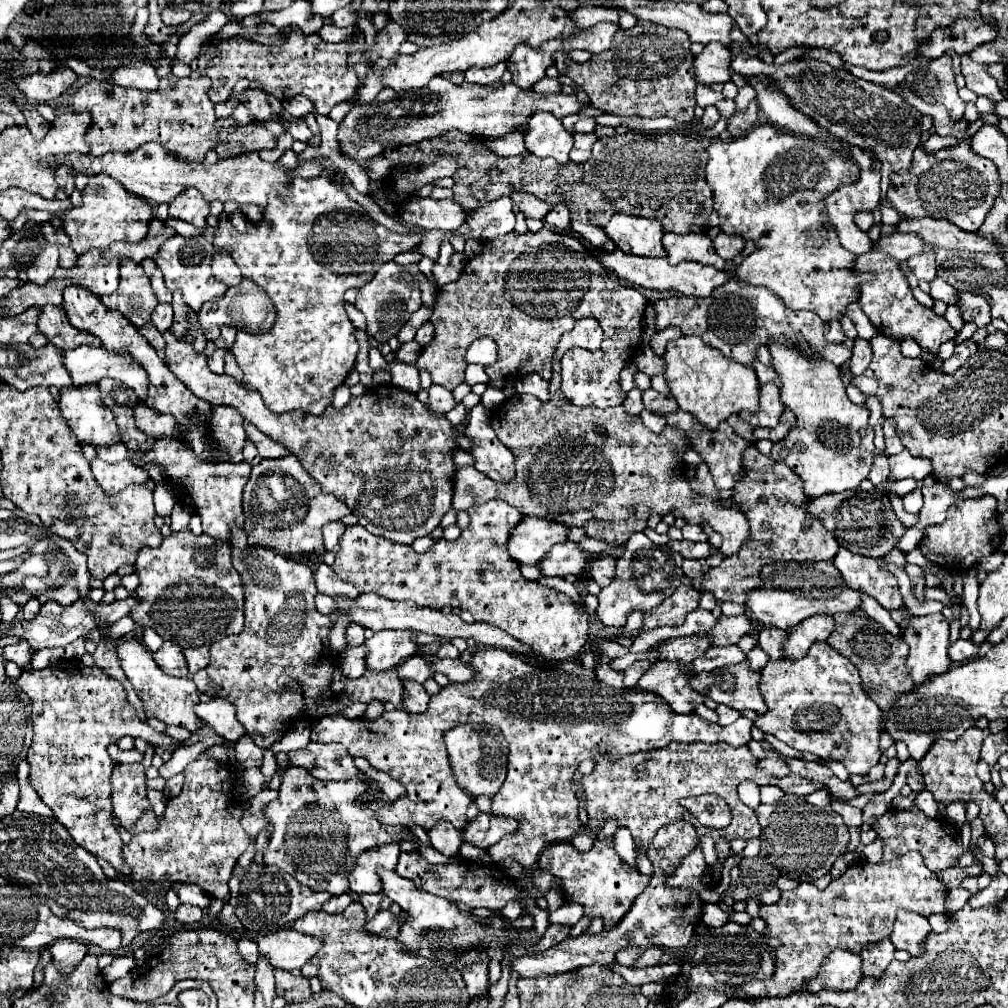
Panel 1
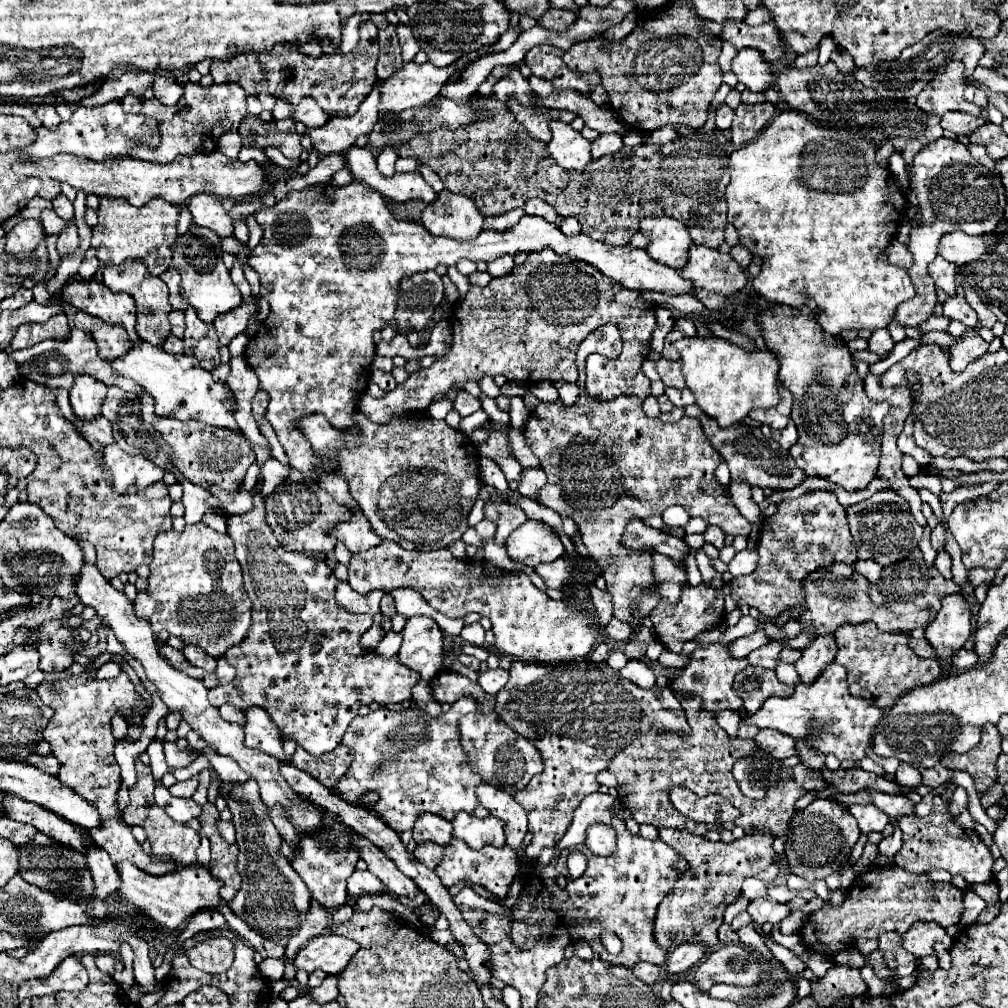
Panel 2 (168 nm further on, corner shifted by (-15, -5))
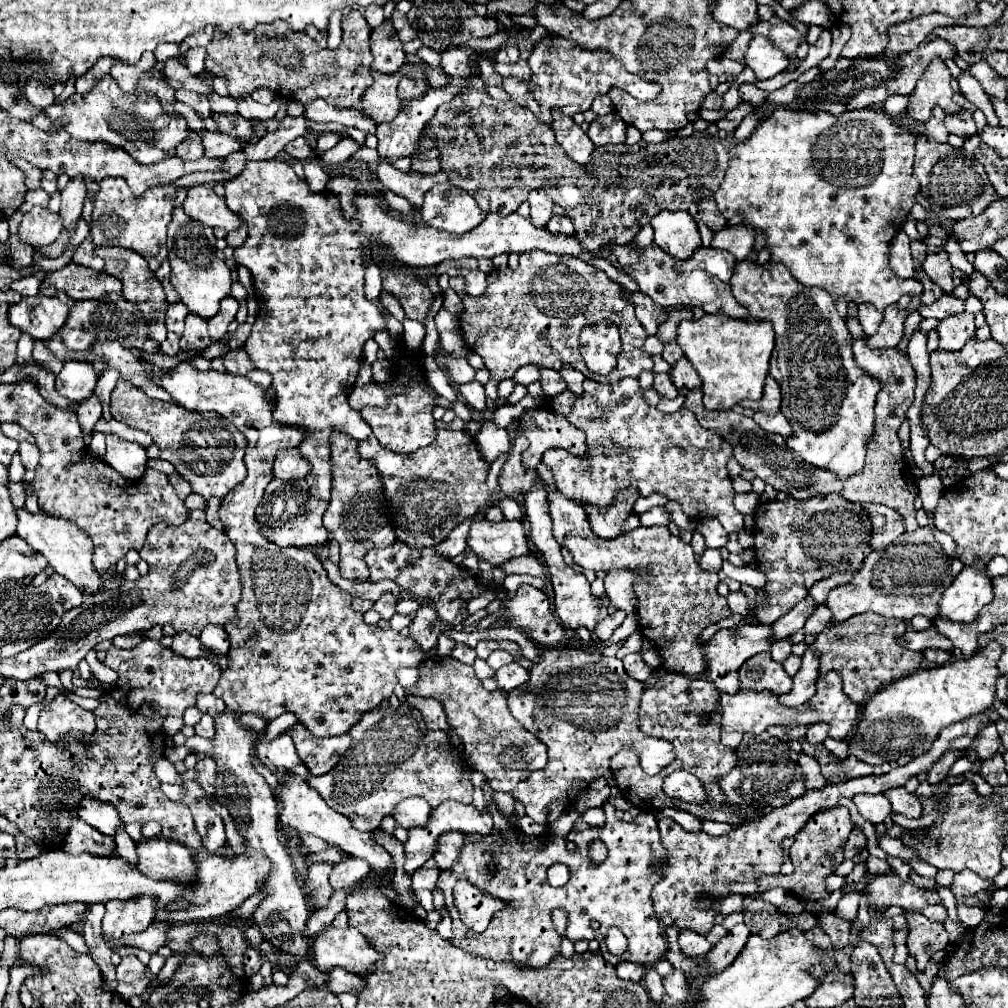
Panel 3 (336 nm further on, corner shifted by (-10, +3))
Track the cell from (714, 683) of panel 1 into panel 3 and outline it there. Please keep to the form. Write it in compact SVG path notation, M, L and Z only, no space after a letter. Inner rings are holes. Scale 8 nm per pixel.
M761 652L751 656L741 670L739 670L741 688L757 690L757 692L771 692L771 694L785 694L791 690L793 682L791 676L783 670L783 664L771 660L769 652Z

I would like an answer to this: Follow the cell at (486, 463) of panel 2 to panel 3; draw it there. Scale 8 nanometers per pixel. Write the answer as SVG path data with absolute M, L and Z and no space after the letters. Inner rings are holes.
M503 498L497 506L503 510L507 520L523 520L523 512L521 512L519 504L513 498Z

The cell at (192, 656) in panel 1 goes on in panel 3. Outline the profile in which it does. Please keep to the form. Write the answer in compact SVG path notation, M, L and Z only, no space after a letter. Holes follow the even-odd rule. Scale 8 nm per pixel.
M177 632L177 634L173 636L171 650L173 650L175 654L183 654L183 656L187 656L187 658L207 656L207 658L211 658L211 660L217 662L215 656L207 654L205 650L201 650L201 642L199 642L199 638L195 638L195 636L191 636L191 634L185 634L185 632Z

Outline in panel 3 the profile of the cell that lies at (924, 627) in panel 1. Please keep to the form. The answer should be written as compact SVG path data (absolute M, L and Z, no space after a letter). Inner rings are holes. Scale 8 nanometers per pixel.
M975 562L973 566L965 566L955 576L951 586L943 592L943 598L939 602L939 608L941 608L939 616L945 616L945 618L949 618L953 622L959 622L959 624L971 624L971 620L977 618L979 610L983 606L987 606L991 600L993 600L993 586L991 586L991 578L987 574L987 566Z

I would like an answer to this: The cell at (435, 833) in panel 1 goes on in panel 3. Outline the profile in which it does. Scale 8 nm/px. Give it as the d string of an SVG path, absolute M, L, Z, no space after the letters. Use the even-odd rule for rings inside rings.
M419 798L403 800L403 802L399 802L395 806L395 812L391 812L391 816L403 828L413 828L413 826L427 824L429 822L429 814L431 814L431 806L427 804L427 800L419 800Z

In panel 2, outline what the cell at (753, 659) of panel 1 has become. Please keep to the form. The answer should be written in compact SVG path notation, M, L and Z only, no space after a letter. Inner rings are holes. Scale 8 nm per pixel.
M780 662L776 666L776 676L778 676L778 680L782 680L784 684L790 684L790 686L800 680L798 672L794 670L794 666L792 664L786 664L786 662Z

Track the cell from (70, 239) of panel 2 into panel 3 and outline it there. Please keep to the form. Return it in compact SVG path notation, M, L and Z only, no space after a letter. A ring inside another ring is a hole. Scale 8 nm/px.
M75 176L67 182L67 186L61 192L61 218L63 218L63 226L71 226L71 222L75 222L81 216L83 210L83 200L87 196L87 188L83 184L83 176Z

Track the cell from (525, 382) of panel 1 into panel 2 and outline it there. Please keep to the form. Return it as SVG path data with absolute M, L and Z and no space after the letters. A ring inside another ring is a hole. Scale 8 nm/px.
M554 382L556 390L558 390L558 400L564 404L564 406L572 406L578 398L578 386L576 384L568 384L568 382Z

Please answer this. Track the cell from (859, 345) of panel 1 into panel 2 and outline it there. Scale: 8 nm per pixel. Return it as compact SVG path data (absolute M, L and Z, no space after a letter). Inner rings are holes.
M876 330L876 332L872 332L872 336L868 340L868 350L870 352L874 352L876 356L880 356L880 360L884 360L892 352L892 348L894 348L894 340L890 338L888 330Z

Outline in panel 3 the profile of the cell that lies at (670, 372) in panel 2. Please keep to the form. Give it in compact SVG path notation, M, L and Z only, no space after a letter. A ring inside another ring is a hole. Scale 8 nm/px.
M681 358L673 368L671 368L671 380L677 388L687 388L687 390L695 390L701 386L699 374L695 372L695 368L691 366L691 362L687 358Z

